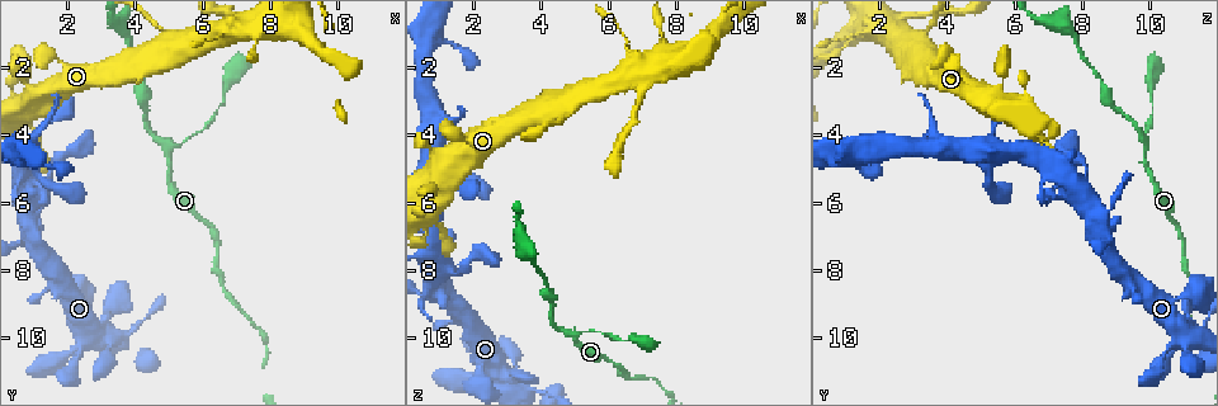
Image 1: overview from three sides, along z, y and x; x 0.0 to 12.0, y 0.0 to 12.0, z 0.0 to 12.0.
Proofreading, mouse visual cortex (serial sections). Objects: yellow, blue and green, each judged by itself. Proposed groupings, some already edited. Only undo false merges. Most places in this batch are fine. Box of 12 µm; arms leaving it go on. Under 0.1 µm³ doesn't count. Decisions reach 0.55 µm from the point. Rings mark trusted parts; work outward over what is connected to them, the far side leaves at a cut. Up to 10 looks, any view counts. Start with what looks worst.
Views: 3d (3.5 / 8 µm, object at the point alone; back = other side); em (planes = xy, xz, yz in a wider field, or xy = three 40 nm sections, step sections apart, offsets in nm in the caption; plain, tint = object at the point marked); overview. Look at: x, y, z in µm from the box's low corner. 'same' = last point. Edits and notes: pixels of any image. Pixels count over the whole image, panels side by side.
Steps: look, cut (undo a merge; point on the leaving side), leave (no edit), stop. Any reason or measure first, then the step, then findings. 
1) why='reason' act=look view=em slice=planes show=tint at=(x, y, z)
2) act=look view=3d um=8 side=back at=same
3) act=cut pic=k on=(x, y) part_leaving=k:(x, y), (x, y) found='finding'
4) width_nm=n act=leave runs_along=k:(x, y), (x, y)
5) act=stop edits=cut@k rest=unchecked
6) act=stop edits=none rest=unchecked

why='arms part here' act=look view=3d um=3.5 at=(5.0, 4.4, 9.8)

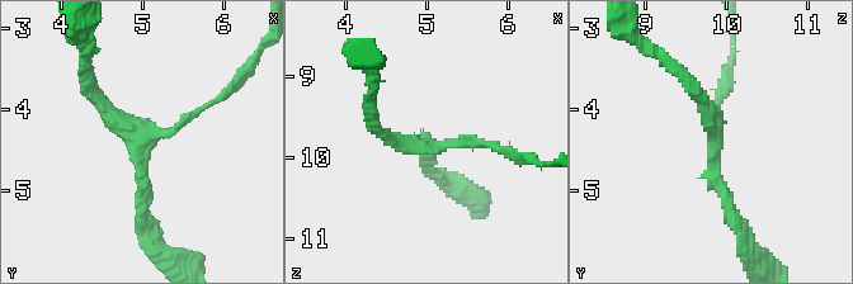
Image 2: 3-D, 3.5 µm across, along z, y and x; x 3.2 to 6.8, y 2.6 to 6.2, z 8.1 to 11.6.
arms=3 arm_widths_nm=150,150,150 act=look view=em slice=xy step=3 show=tint at=(4.95, 4.45, 9.85)

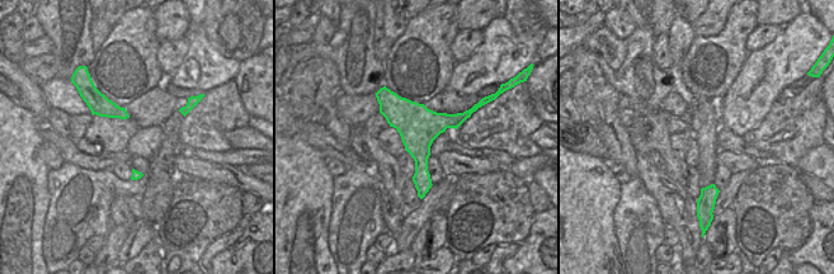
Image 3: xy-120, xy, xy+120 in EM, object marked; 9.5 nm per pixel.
width_nm=380 act=leave runs_along=2:(144, 227), (138, 145), (84, 83) found='continuous, no second cell'

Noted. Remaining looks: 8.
why='side arm on a straight run' act=look view=3d um=8 at=(0.8, 6.7, 8.4)

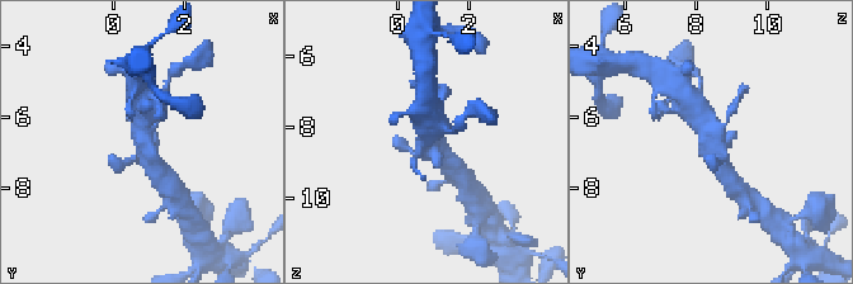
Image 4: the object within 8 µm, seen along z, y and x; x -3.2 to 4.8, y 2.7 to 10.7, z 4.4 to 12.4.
why='shape alone is not enough' act=look view=em slice=xy step=3 show=tint at=(0.9, 6.7, 8.4)

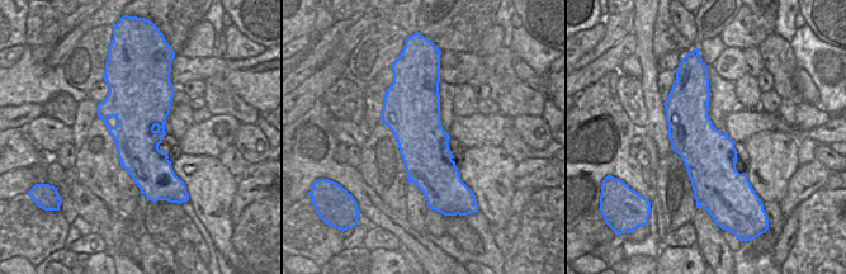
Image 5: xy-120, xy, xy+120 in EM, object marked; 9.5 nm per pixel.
act=leave runs_along=4:(725, 173), (698, 108) found='one cell here'

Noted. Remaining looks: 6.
act=look view=3d um=3.5 at=(6.7, 2.5, 10.0)

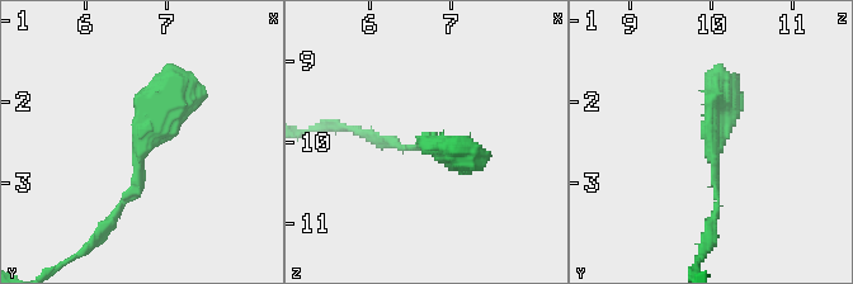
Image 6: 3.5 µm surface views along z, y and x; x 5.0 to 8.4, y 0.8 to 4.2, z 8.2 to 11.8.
act=leave runs_along=6:(114, 209), (173, 108), (165, 69) found='all the same cell'

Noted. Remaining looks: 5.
why='calibre changes' act=look view=3d um=8 side=back at=(4.9, 1.2, 3.1)

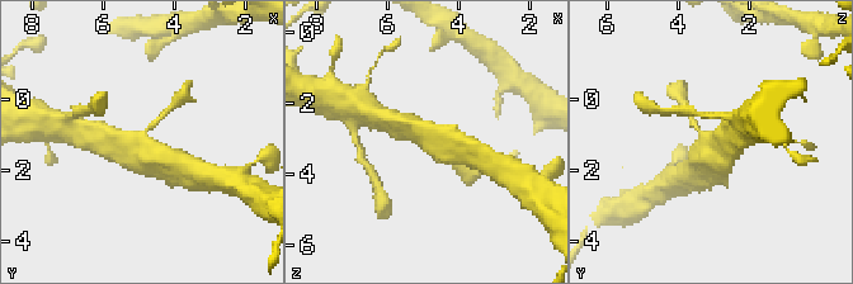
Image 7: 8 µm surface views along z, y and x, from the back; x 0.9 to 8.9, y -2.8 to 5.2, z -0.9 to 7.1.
why='now the EM' act=look view=em slice=xy step=5 show=tint at=(4.9, 1.1, 3.2)

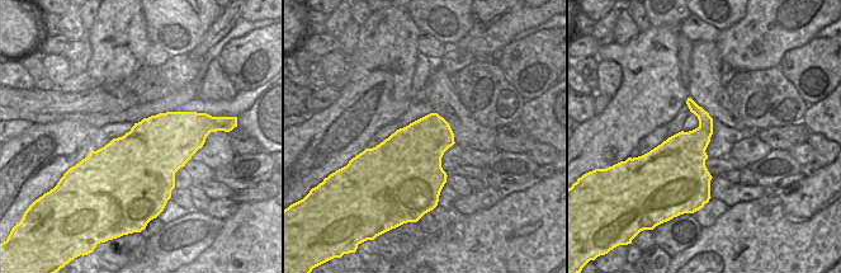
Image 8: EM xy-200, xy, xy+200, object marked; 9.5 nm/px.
act=leave found='continuous, no second cell'

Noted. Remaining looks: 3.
act=stop edits=none rest=unchecked

